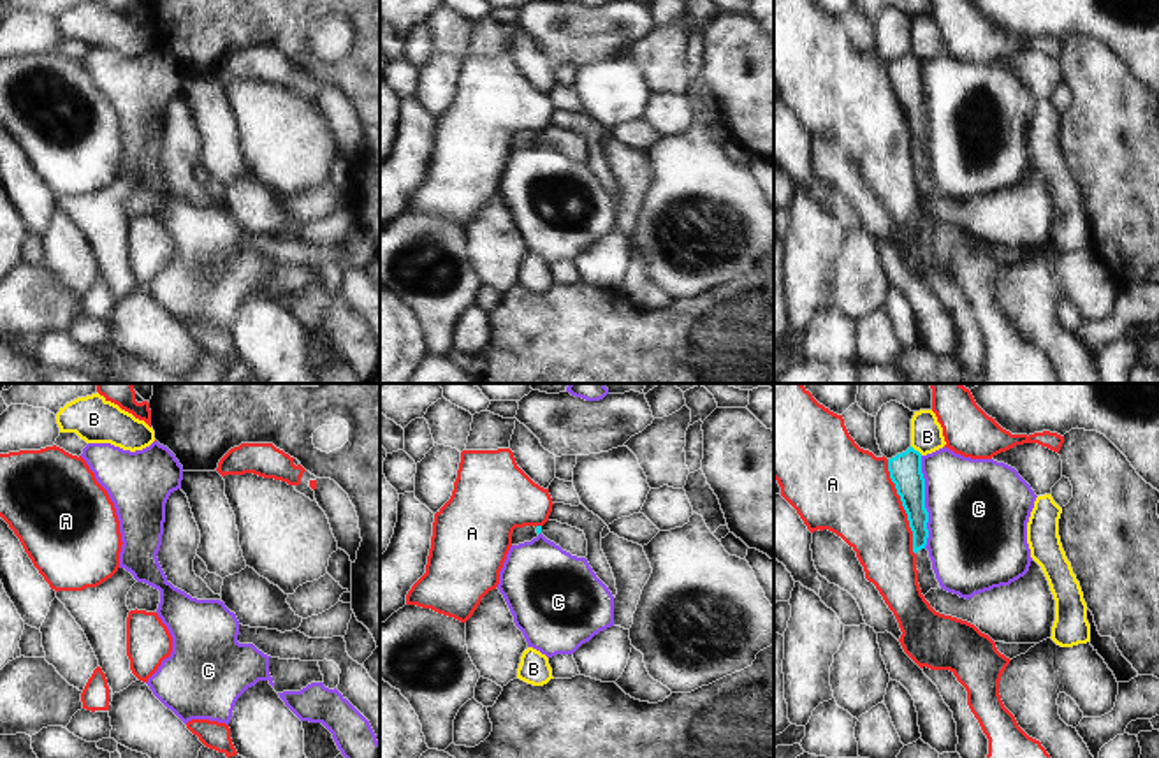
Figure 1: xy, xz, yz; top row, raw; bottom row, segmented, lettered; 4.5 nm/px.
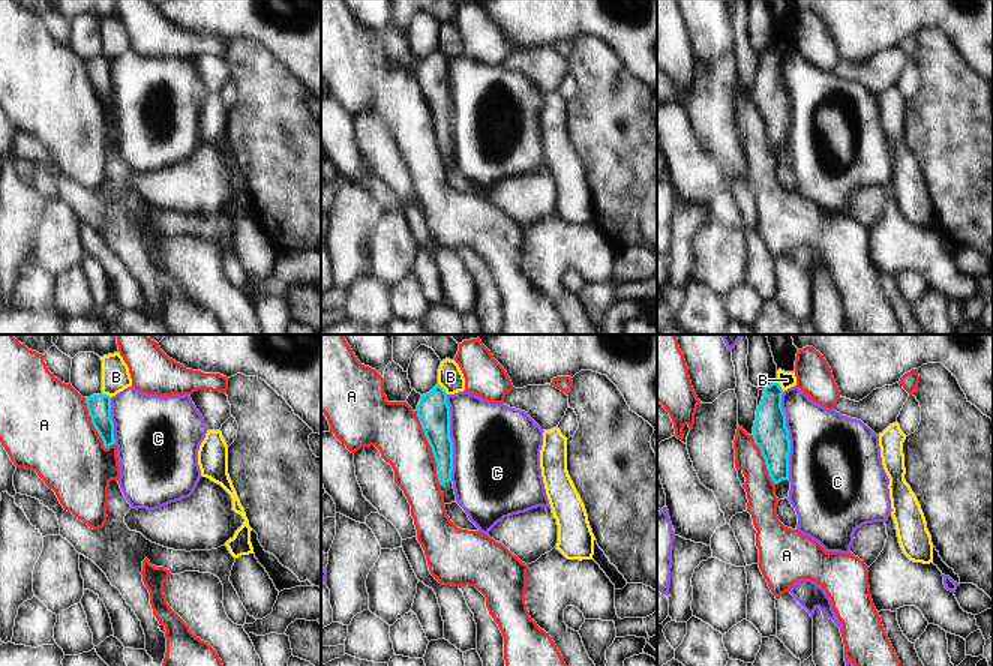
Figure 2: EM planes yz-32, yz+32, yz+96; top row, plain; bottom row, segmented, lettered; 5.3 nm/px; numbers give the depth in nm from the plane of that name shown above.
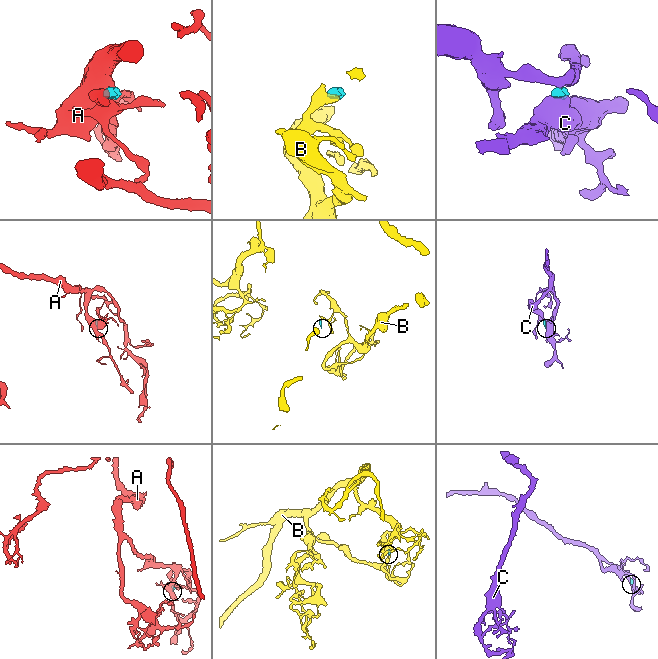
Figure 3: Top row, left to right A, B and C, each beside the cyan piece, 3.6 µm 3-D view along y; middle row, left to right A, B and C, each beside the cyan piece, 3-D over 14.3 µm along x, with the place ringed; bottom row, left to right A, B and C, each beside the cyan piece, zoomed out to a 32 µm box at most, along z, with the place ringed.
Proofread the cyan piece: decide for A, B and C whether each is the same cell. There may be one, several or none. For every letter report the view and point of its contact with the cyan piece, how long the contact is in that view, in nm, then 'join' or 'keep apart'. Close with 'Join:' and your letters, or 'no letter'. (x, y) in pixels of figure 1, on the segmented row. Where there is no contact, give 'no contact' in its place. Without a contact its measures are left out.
A: yz (903, 505) | 460 nm | keep apart
B: yz (917, 451) | 70 nm | keep apart
C: yz (924, 502) | 420 nm | keep apart
Join: no letter

